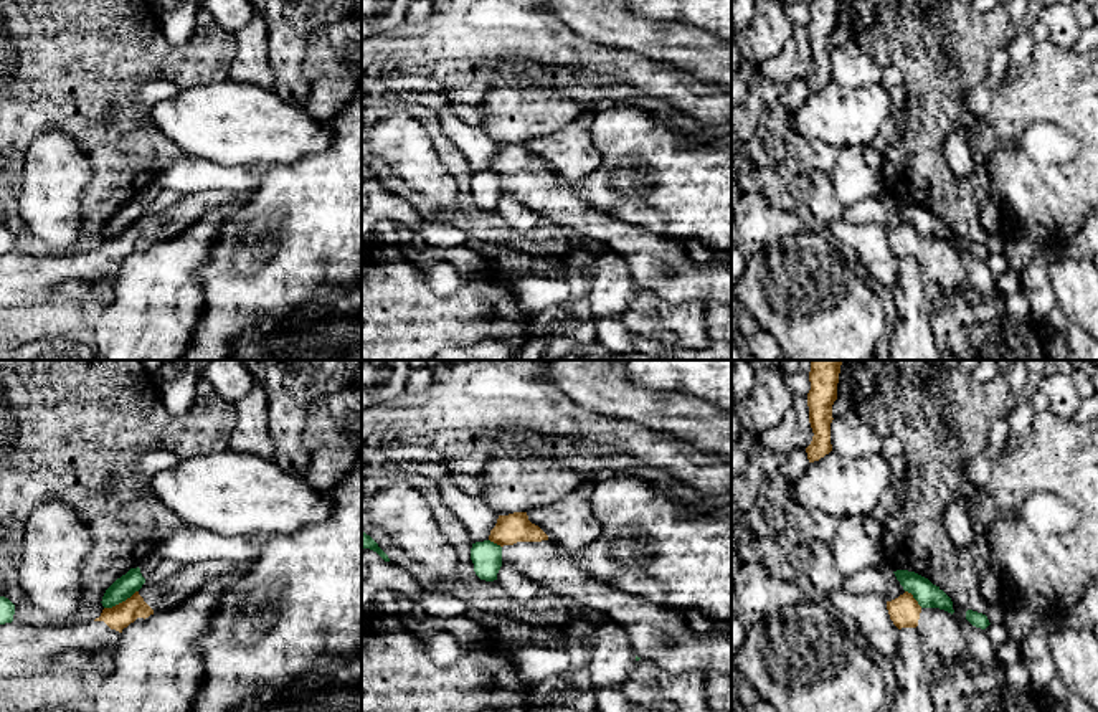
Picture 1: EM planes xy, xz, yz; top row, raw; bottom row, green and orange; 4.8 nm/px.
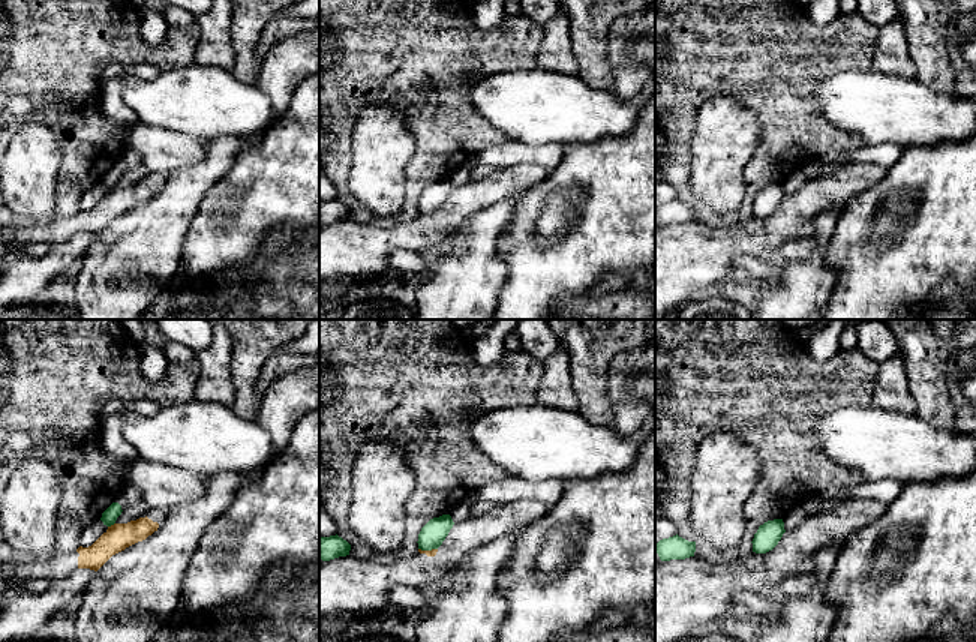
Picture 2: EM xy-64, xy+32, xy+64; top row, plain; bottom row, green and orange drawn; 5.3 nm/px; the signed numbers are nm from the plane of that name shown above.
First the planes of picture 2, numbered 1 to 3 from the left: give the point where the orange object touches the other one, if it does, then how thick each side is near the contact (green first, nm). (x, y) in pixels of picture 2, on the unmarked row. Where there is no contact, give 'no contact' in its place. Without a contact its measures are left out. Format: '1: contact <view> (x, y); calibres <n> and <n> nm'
1: contact xy-64 (111, 188); calibres 80 and 140 nm
2: contact xy+32 (428, 213); calibres 140 and 40 nm
3: no contact

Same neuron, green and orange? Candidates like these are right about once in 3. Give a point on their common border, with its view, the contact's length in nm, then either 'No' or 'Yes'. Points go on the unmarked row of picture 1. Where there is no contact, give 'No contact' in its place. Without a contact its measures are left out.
Touches green at xy (121, 232). Shared border 190 nm. No

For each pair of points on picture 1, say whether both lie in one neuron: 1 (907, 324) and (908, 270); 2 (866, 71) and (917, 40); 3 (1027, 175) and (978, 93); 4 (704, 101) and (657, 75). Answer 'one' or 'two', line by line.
1: one
2: two
3: two
4: one

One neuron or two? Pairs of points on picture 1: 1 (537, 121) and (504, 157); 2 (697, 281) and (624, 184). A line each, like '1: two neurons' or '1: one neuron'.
1: two neurons
2: two neurons

